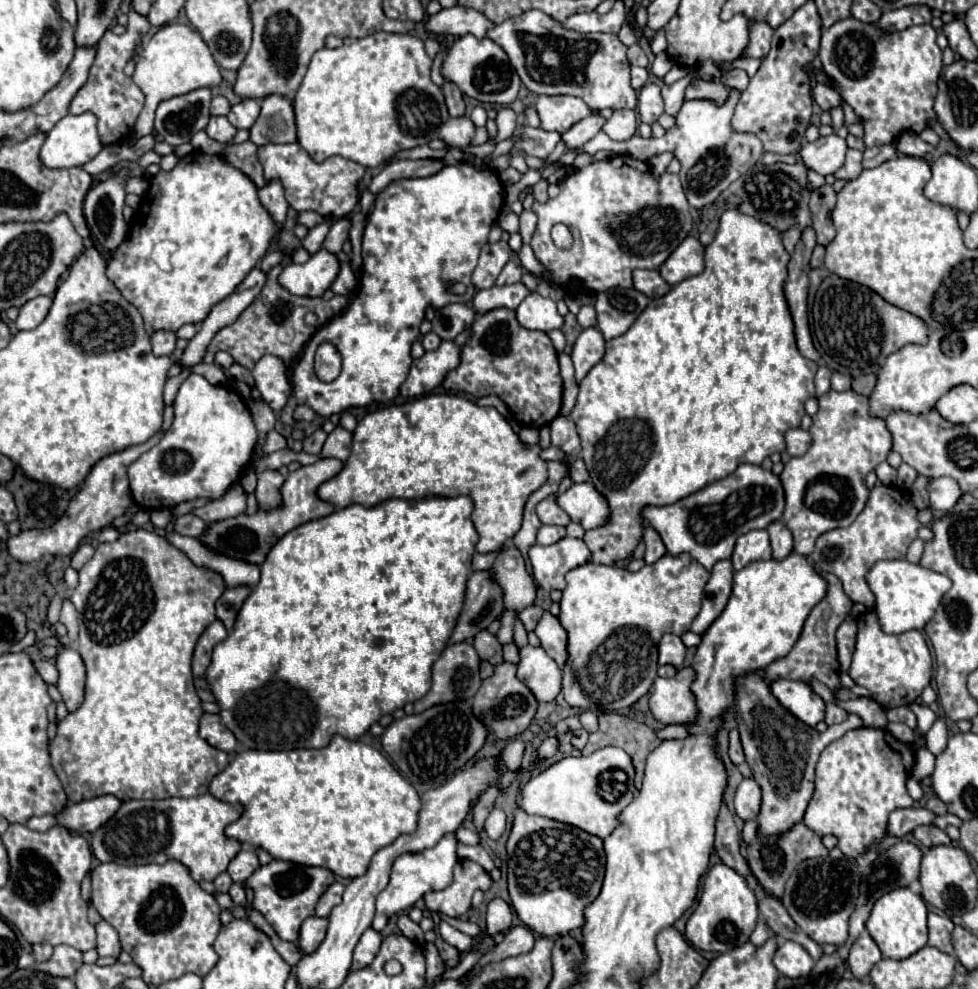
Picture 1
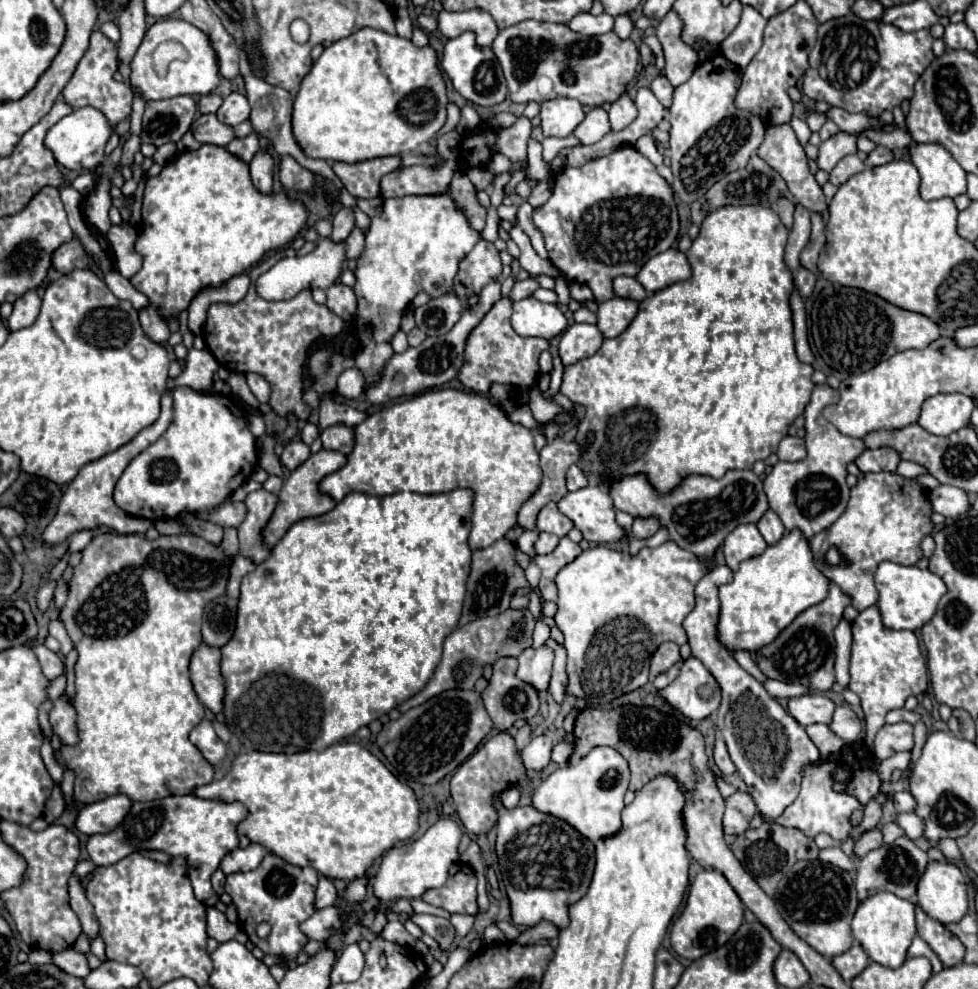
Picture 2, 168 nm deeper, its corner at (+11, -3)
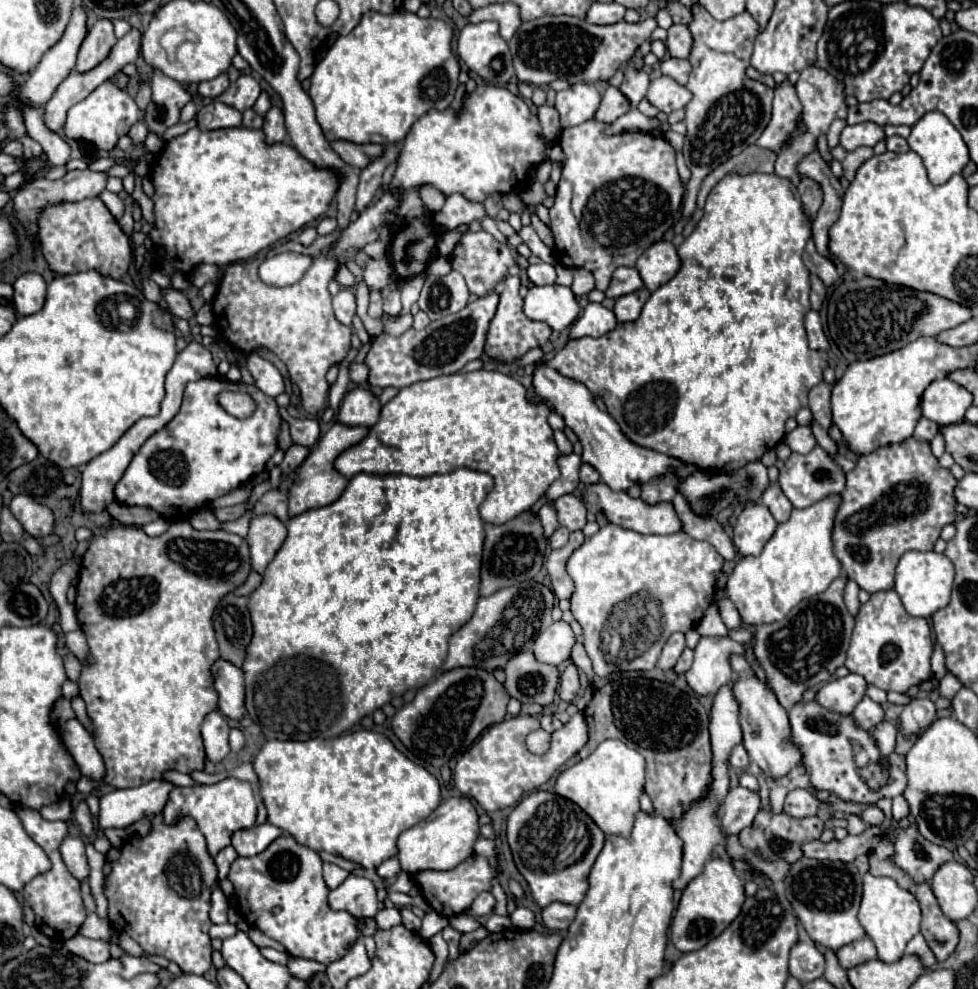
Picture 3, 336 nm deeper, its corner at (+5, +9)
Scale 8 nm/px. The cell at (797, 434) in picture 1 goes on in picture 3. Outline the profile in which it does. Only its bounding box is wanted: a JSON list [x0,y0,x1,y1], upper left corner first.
[786,425,816,453]

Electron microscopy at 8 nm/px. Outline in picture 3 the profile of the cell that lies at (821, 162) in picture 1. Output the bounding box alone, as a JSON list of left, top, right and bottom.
[840,123,884,151]

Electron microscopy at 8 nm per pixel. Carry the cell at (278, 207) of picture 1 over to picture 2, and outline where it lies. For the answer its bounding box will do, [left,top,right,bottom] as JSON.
[250,151,274,195]

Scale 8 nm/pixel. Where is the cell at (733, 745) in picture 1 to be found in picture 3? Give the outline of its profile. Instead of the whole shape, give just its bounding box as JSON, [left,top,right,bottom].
[730,745,750,769]

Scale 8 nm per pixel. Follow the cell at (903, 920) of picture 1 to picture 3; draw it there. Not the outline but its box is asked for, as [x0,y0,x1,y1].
[858,873,920,963]

